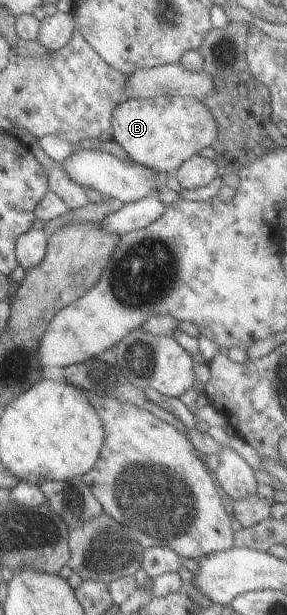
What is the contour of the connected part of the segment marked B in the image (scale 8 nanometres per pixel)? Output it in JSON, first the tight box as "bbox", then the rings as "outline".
{"bbox":[110,96,218,176],"outline":[[[184,96],[126,98],[112,108],[110,125],[112,140],[124,150],[129,160],[166,176],[176,171],[190,156],[211,147],[218,132],[216,118],[204,102]]]}

